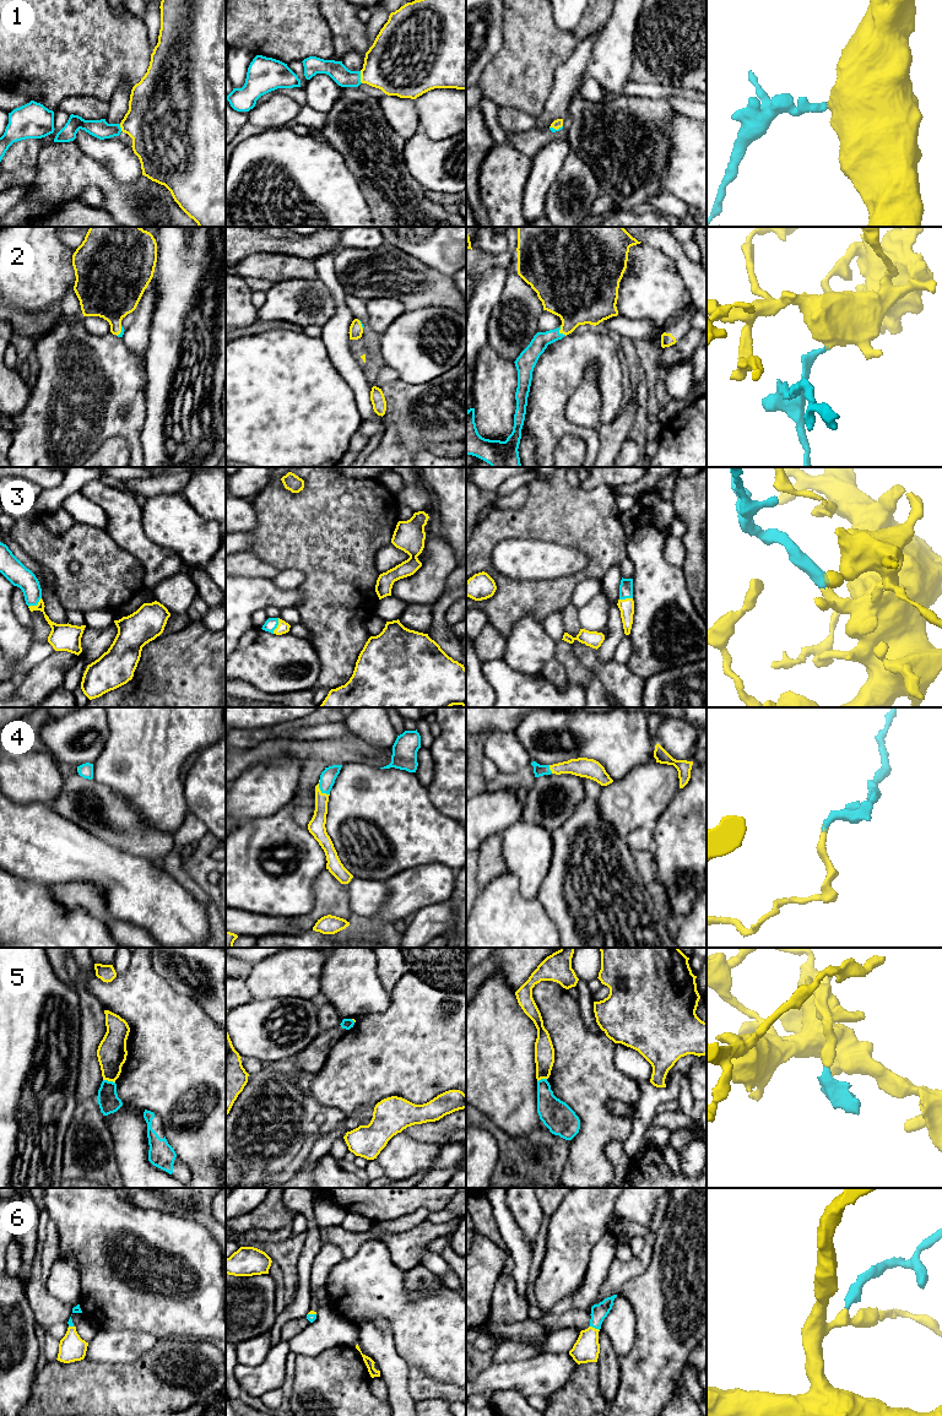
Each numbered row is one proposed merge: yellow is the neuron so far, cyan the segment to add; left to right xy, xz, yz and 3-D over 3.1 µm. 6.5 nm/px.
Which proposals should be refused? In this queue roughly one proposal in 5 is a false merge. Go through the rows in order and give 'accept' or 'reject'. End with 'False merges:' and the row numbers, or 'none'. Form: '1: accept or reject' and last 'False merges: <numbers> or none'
1: accept
2: accept
3: accept
4: accept
5: reject
6: accept
False merges: 5

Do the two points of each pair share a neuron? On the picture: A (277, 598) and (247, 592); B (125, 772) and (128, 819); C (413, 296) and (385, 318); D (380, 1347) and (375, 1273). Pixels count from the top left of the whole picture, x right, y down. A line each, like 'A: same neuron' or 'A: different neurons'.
A: same neuron
B: different neurons
C: different neurons
D: different neurons

